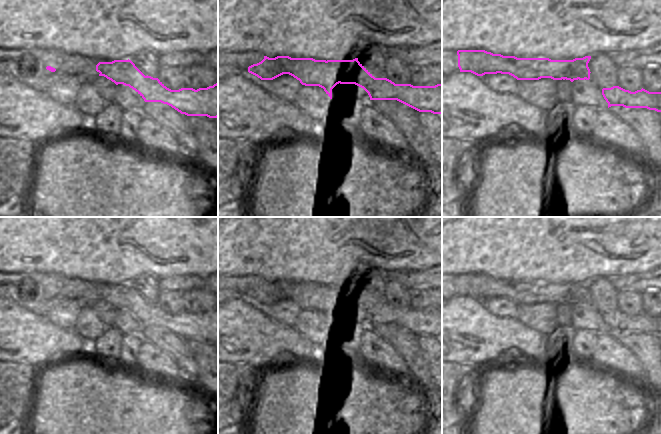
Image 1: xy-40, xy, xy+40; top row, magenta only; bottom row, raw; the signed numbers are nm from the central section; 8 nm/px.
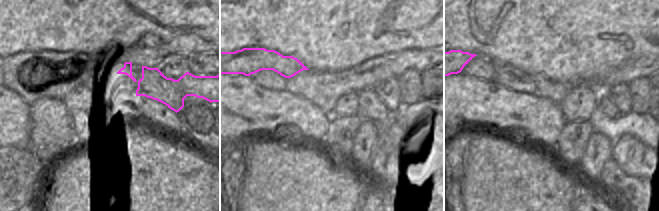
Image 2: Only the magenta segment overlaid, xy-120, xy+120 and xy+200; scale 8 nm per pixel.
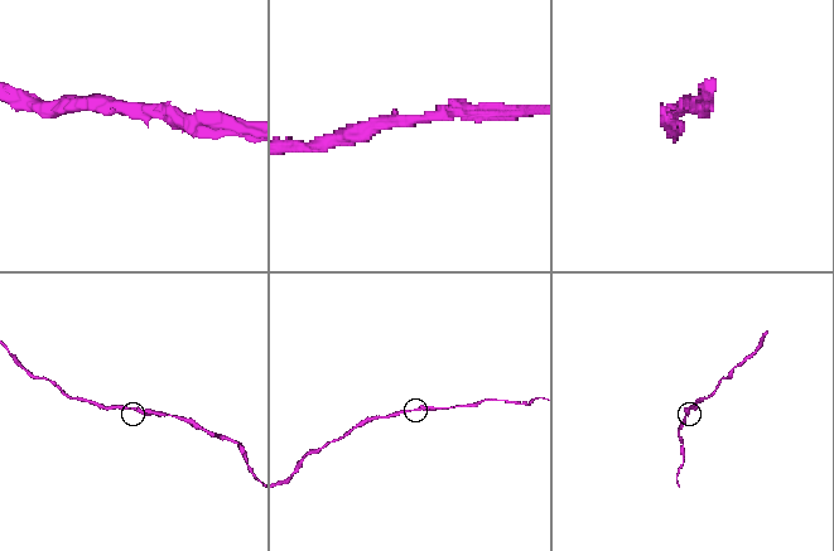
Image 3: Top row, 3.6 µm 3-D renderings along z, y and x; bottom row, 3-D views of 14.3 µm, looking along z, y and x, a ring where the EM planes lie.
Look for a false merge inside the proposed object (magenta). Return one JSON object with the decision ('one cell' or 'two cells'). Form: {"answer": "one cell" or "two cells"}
{"answer": "one cell"}

